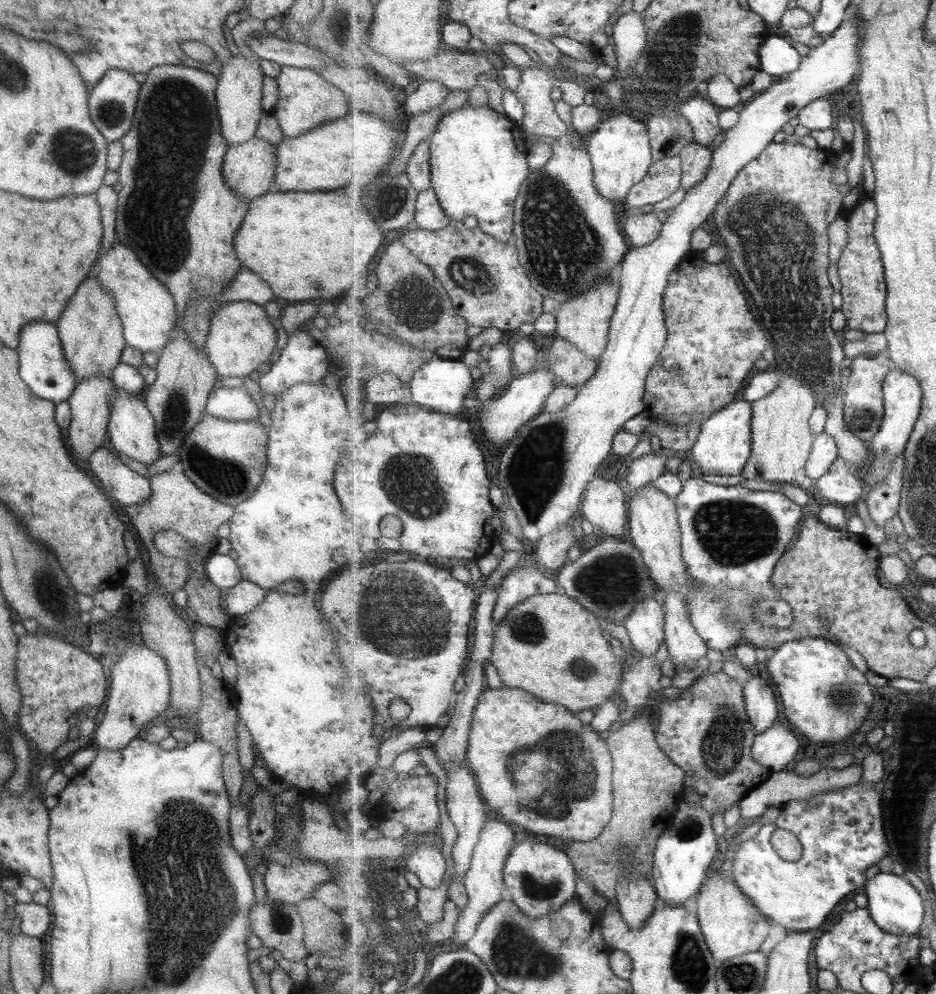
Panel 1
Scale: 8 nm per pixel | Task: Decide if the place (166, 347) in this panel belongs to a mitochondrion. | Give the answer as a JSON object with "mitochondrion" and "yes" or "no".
{"mitochondrion":"no"}

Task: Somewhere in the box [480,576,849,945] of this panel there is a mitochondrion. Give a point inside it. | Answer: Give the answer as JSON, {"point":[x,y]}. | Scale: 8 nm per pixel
{"point":[561,758]}

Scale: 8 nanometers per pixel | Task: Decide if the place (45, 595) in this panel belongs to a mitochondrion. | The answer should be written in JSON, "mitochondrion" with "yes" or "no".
{"mitochondrion":"yes"}

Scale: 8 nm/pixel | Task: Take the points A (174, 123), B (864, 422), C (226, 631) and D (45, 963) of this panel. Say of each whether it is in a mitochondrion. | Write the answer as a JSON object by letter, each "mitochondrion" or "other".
{"A":"mitochondrion","B":"mitochondrion","C":"other","D":"other"}

